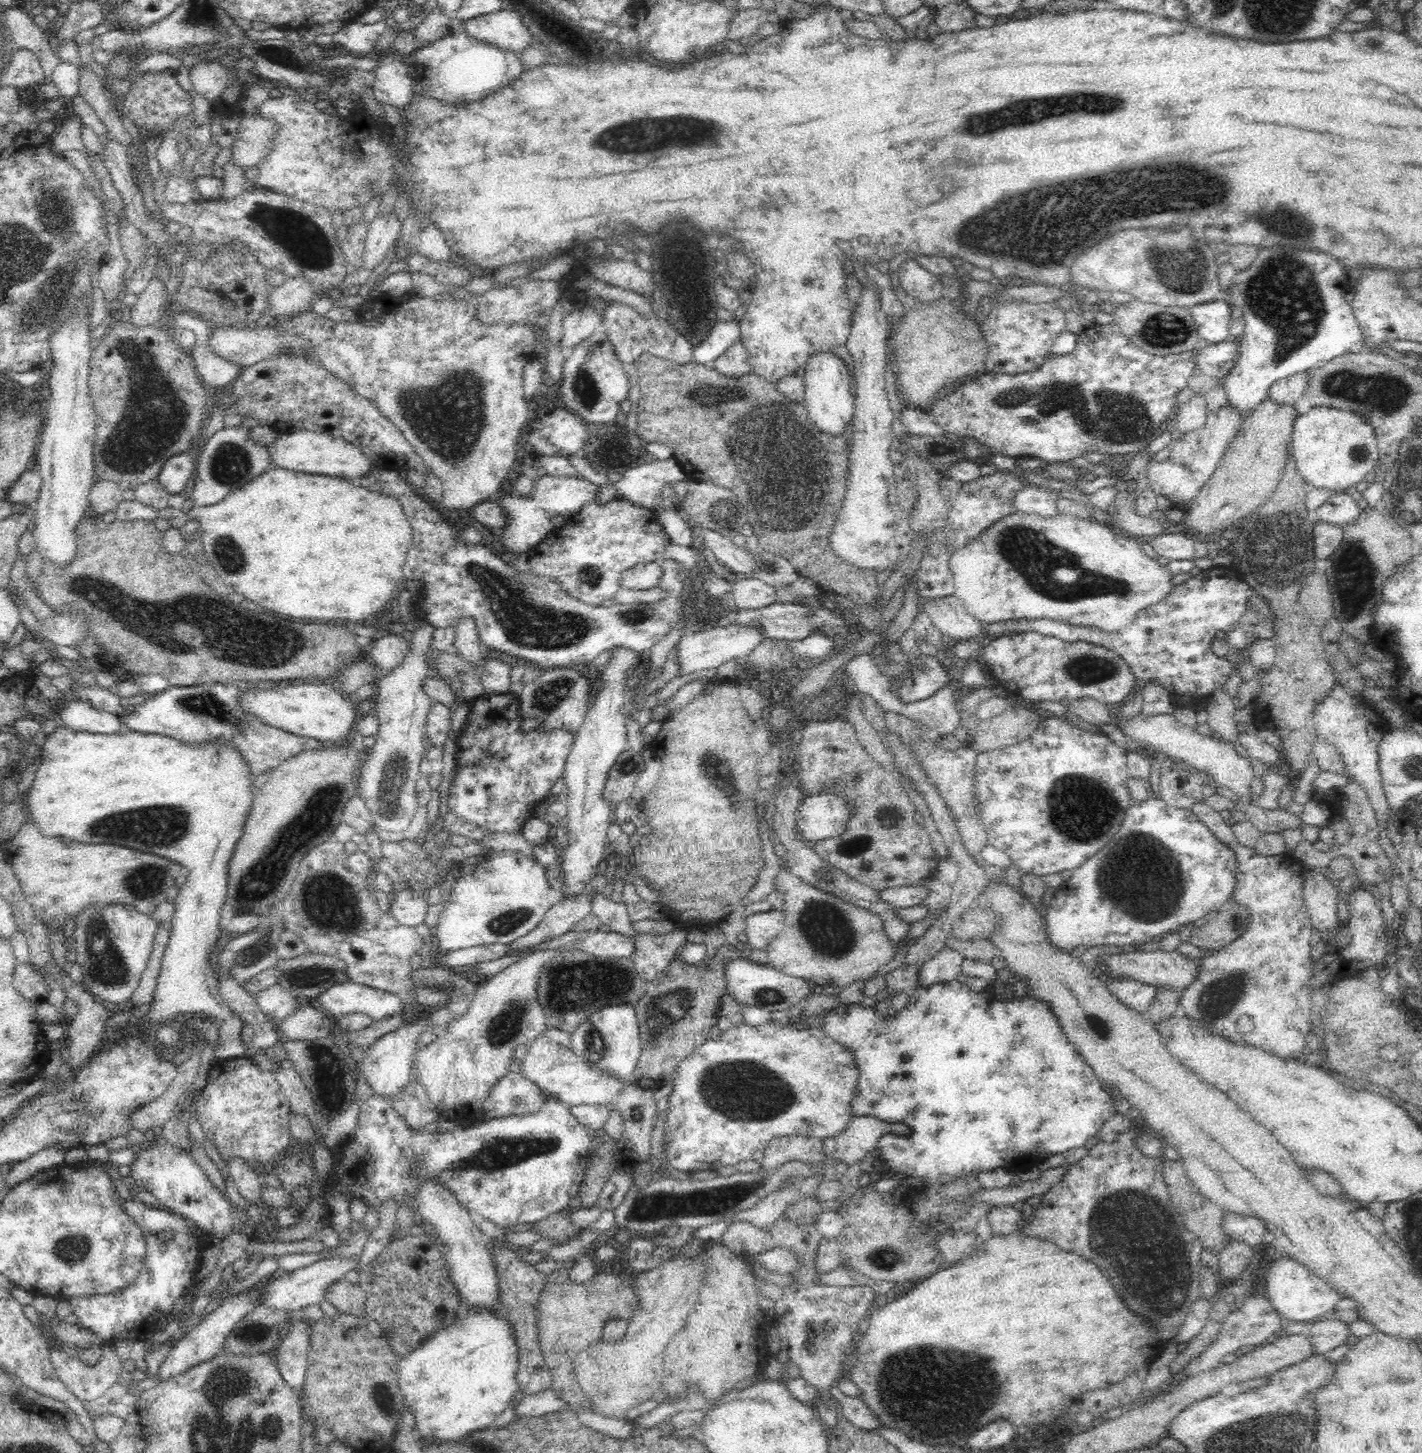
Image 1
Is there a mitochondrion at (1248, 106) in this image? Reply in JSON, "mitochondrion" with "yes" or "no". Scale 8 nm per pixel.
{"mitochondrion":"no"}

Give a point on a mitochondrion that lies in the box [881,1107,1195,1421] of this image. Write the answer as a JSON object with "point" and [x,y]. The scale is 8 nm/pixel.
{"point":[1117,1234]}

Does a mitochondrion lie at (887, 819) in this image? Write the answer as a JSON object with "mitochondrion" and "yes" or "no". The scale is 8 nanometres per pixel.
{"mitochondrion":"yes"}

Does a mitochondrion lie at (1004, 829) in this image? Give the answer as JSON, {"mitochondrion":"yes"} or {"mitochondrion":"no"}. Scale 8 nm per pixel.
{"mitochondrion":"no"}

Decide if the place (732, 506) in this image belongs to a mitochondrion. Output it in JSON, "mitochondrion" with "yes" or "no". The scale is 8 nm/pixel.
{"mitochondrion":"yes"}

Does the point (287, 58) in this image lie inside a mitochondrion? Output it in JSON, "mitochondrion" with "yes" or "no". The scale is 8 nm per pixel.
{"mitochondrion":"yes"}

